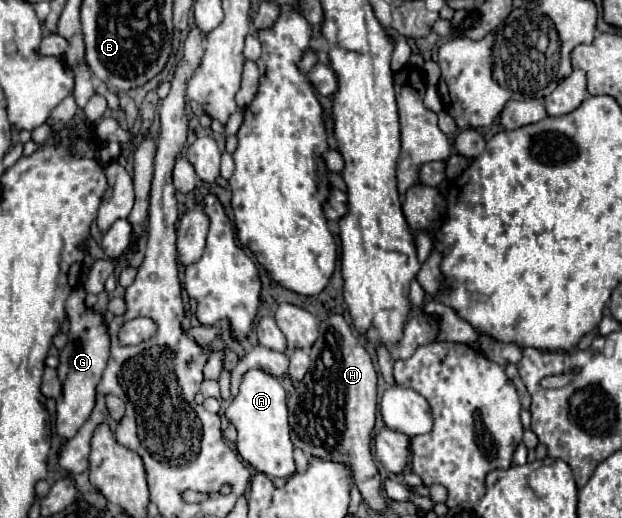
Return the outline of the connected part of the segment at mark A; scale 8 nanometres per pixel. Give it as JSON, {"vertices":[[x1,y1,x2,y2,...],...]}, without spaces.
{"vertices":[[247,370,241,378,239,394,225,410,227,420,237,428,237,452,245,462,267,476,289,478,295,474,293,444,289,440,285,390,277,378,263,370]]}

